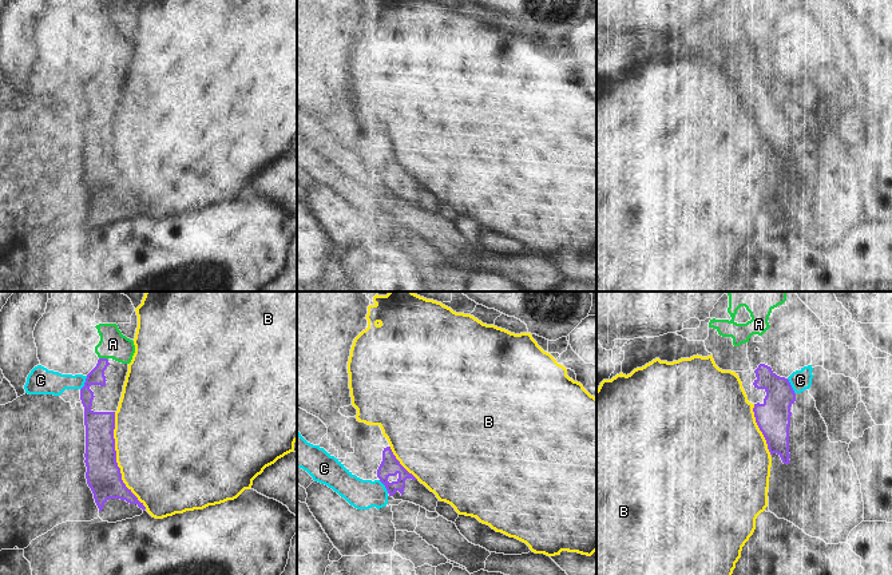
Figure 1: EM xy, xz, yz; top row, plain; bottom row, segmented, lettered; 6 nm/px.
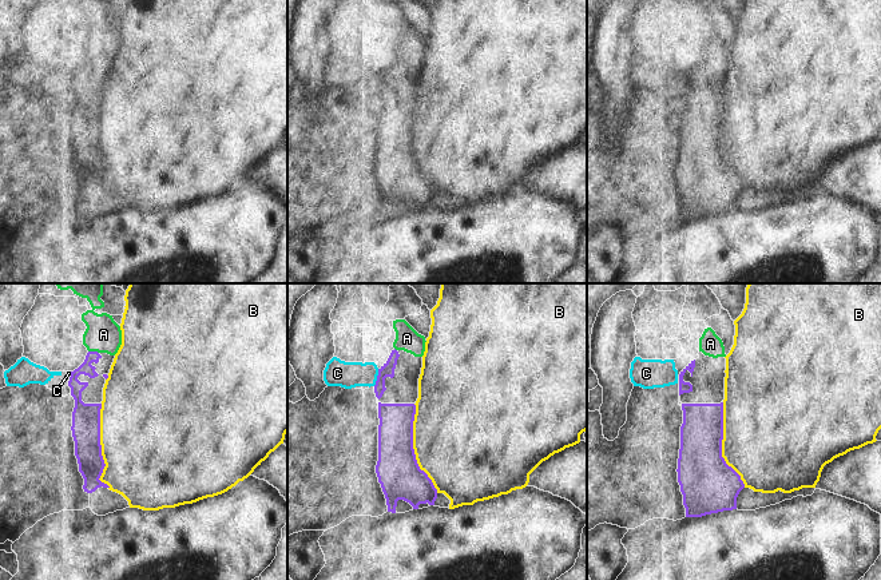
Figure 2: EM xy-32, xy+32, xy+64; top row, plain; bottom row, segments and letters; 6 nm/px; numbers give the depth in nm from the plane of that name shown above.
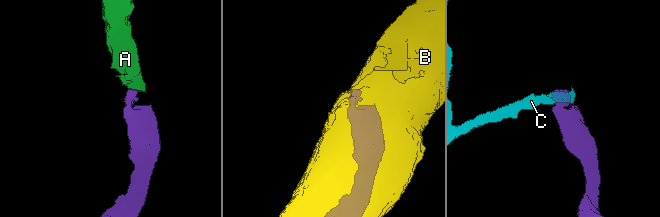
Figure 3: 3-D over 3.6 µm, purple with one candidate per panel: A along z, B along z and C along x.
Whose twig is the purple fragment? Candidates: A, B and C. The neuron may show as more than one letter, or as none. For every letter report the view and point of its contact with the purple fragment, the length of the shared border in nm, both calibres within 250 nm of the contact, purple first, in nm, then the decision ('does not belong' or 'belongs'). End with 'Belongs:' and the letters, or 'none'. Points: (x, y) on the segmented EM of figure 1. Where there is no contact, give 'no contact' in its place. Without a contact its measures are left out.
A: contact xy (103, 359); length 60 nm; calibres 100 and 170 nm; belongs
B: contact xy (115, 460); length 600 nm; calibres 220 and 480 nm; does not belong
C: contact yz (791, 387); length 110 nm; calibres 200 and 130 nm; does not belong
Belongs: A

